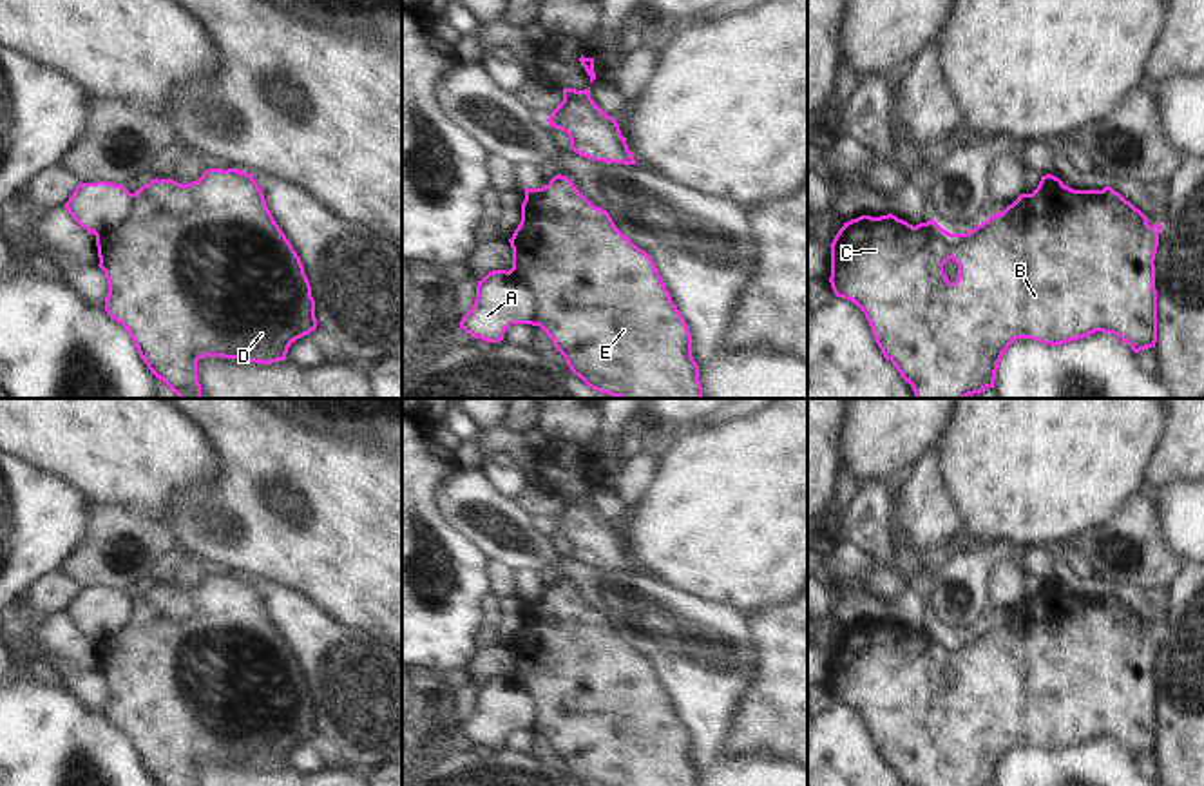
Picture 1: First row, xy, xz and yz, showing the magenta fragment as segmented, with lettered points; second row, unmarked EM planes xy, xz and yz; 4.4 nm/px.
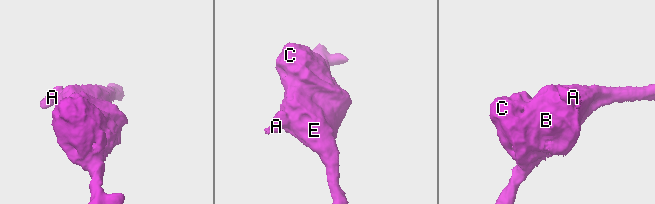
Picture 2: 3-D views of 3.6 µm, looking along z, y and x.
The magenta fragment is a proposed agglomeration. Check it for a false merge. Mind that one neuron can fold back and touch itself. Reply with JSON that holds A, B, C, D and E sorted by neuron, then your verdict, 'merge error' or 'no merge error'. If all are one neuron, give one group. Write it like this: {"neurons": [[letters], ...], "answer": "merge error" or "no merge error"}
{"neurons": [["A"], ["B", "C", "D", "E"]], "answer": "merge error"}

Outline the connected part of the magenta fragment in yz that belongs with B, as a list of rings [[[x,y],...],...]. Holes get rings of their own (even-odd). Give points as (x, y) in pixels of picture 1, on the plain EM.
[[[1046,580],[1032,599],[1021,599],[1003,618],[992,619],[967,639],[951,639],[934,625],[913,632],[893,619],[860,621],[844,628],[829,650],[829,688],[836,703],[864,717],[878,753],[903,786],[994,786],[998,768],[1016,744],[1059,752],[1103,737],[1117,741],[1139,759],[1157,748],[1153,666],[1161,628],[1151,632],[1126,605],[1115,612],[1115,601],[1119,598],[1110,592],[1074,596]],[[949,665],[960,672],[954,688],[943,679]]]

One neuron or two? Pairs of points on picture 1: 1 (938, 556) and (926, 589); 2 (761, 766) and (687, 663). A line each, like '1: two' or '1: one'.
1: two
2: one

